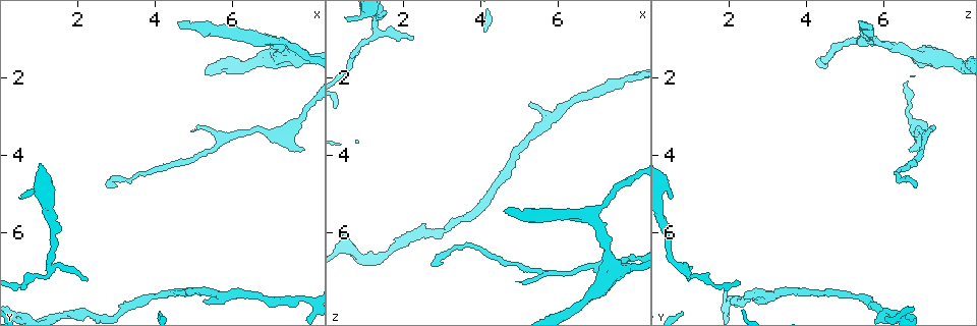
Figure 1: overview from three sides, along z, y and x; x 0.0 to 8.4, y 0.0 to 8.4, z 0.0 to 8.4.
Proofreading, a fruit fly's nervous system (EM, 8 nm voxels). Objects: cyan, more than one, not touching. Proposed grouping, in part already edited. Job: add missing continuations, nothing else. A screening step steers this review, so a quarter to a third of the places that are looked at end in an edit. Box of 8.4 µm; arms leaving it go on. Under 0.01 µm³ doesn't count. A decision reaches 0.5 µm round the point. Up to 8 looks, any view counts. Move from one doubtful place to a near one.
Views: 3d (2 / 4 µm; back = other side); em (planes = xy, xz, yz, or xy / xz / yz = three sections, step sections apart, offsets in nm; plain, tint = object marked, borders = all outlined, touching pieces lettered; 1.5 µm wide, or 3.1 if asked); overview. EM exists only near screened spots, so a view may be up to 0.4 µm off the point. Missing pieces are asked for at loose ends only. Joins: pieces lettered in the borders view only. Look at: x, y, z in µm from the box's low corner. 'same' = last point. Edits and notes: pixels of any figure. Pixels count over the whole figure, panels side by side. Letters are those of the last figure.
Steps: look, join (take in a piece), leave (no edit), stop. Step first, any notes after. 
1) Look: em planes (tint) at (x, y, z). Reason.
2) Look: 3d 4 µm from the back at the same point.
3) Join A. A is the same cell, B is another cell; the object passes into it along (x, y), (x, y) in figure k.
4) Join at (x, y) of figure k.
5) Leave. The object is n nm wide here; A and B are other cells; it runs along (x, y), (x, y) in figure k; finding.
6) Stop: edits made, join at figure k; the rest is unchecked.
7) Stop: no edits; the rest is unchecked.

Look: 3d 4 µm at (2.20, 7.25, 0.90). Tapers out.

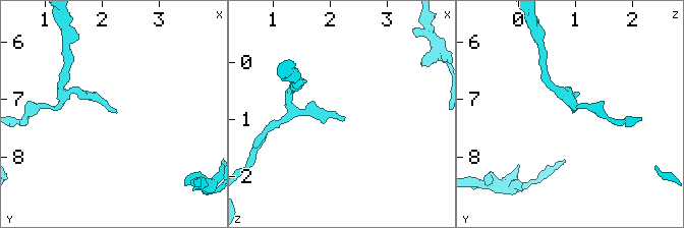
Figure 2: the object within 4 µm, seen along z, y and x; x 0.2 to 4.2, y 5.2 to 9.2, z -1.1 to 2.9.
Look: em planes (borders) at (2.25, 7.20, 0.90). Now the EM.

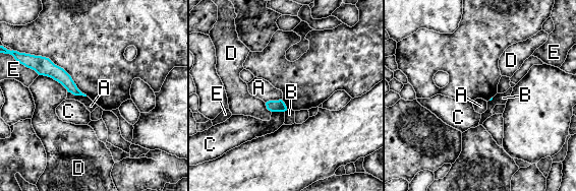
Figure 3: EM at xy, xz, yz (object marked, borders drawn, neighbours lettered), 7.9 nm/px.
Leave. A, B, C, D and E are other cells; it runs along (41, 62), (58, 73), (77, 92) in figure 3; none of them fits.

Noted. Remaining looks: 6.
Look: em planes (borders) at (5.25, 7.75, 2.65). An open end.

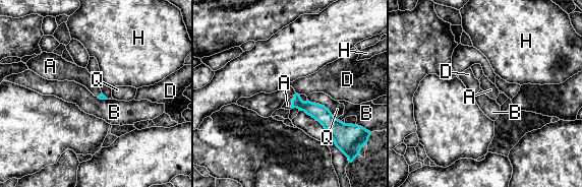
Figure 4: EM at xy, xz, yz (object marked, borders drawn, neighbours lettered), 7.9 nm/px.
Join A. A is the same cell, B, D, H and Q are other cells; the object passes into it along (319, 113), (292, 102), (287, 105) in figure 4; it goes on there.

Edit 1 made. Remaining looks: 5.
Look: em planes (borders) at (3.00, 4.85, 6.85). End of a long branch.

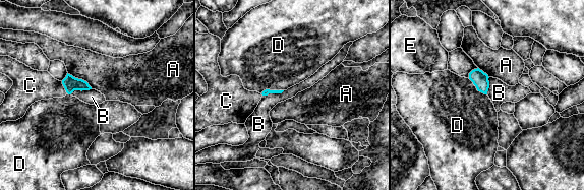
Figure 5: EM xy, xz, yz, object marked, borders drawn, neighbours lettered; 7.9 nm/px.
Leave. A, B, C, D and E are other cells; a border runs along (284, 90), (263, 96) in figure 5; no lettered piece goes on from it.

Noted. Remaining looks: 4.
Stop: edits made, join at figure 4; the rest is unchecked.

